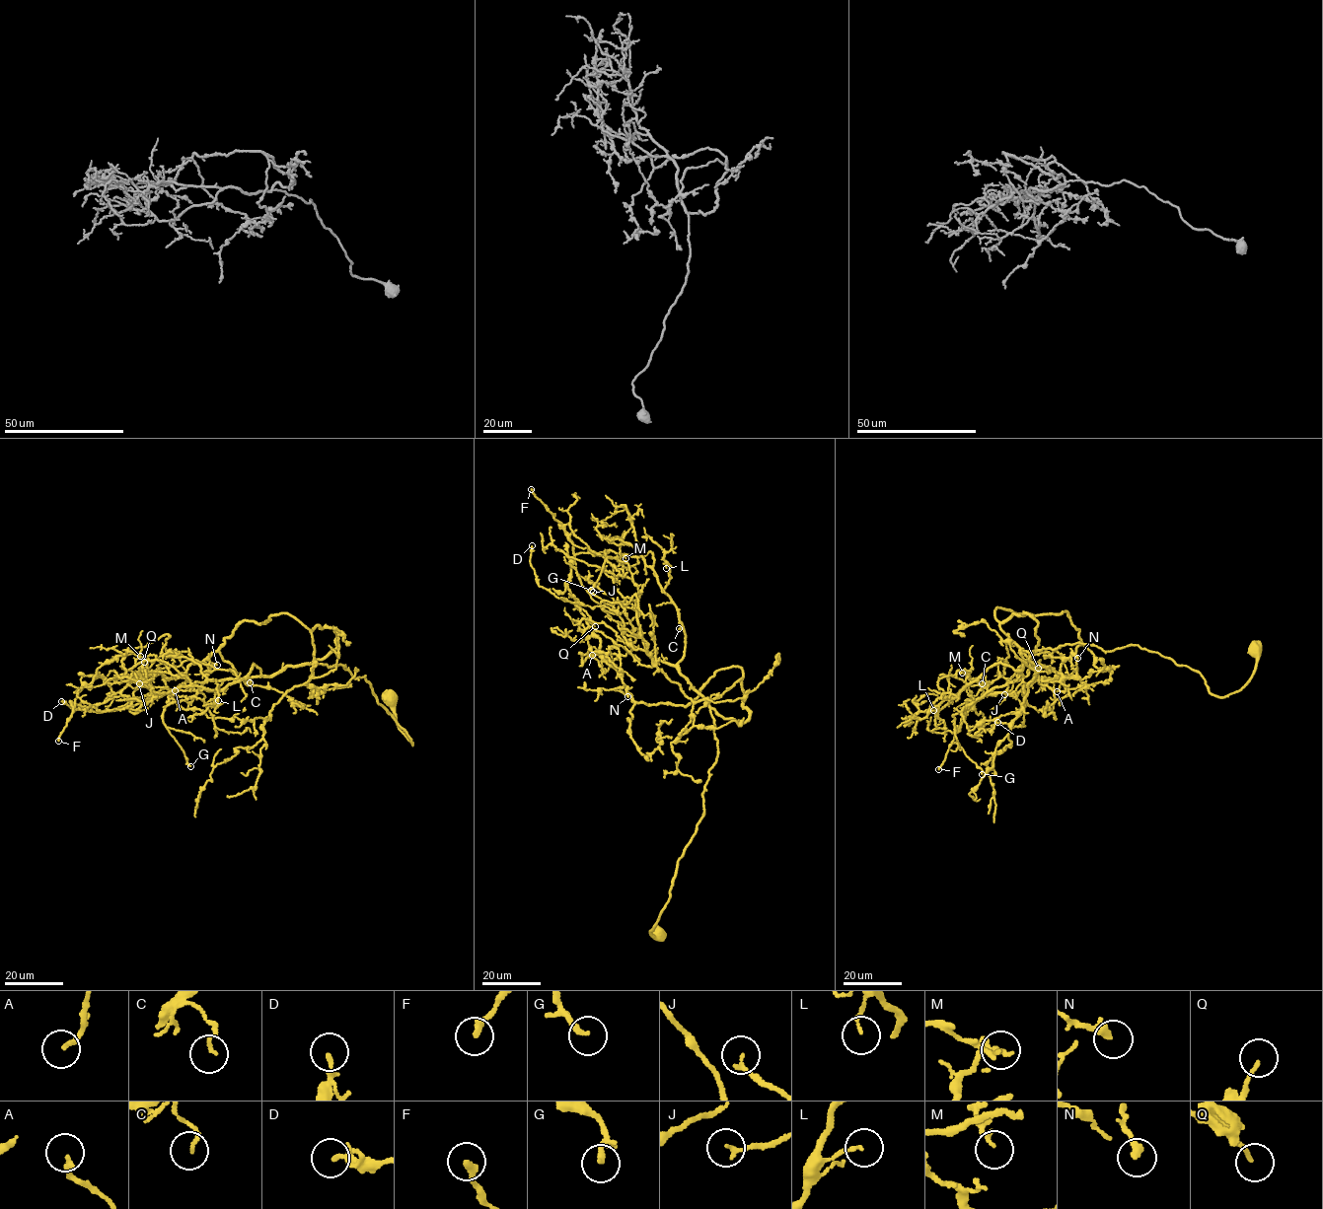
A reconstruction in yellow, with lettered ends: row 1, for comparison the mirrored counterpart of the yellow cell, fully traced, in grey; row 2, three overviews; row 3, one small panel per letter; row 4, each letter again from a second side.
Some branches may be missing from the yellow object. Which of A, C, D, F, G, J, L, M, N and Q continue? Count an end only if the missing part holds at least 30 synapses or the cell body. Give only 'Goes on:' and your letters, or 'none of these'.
Goes on: none of these

